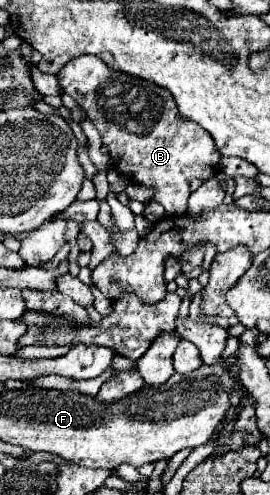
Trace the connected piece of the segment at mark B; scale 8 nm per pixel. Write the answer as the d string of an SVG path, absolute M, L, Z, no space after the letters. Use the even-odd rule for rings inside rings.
M96 55L72 59L58 73L60 87L88 115L100 131L102 143L108 147L112 165L132 181L154 191L156 201L166 209L166 215L176 217L186 213L190 197L190 179L206 181L216 175L222 155L216 153L214 139L198 123L182 119L170 91L112 71Z

